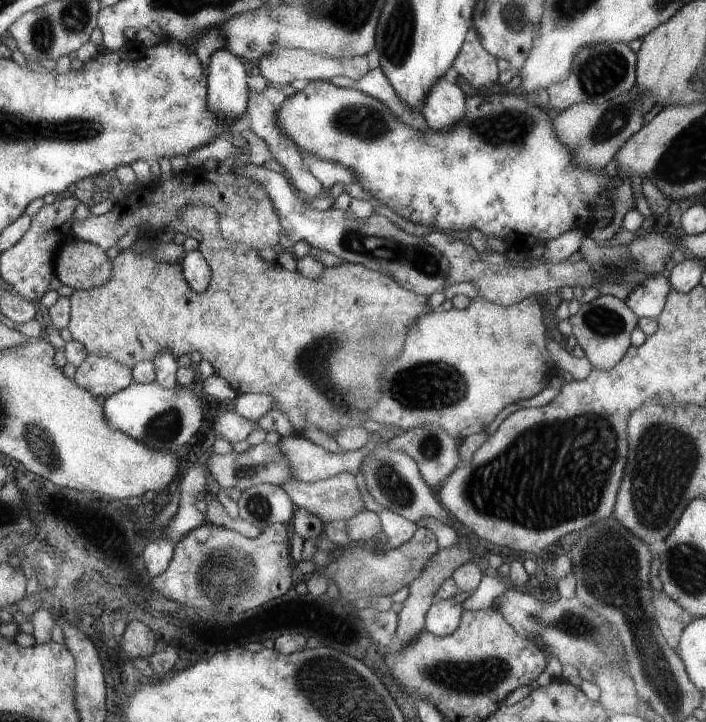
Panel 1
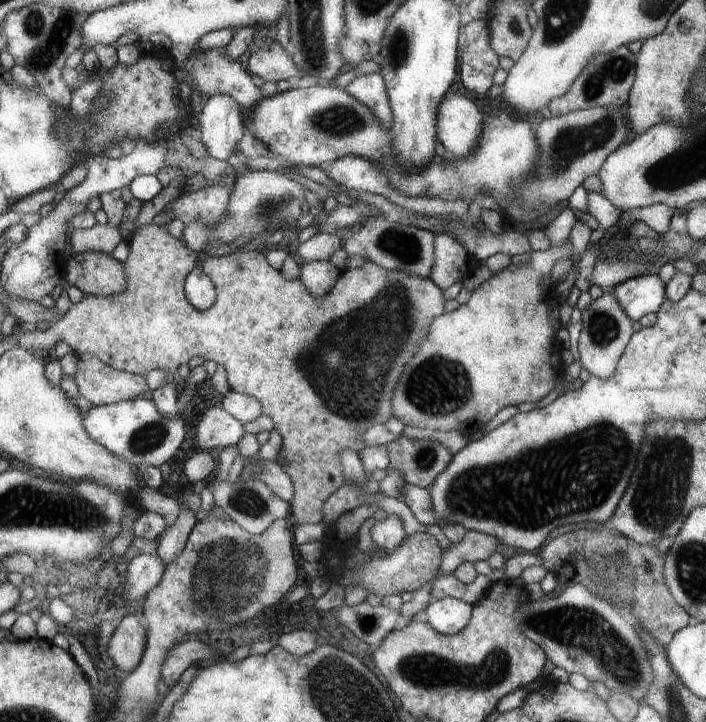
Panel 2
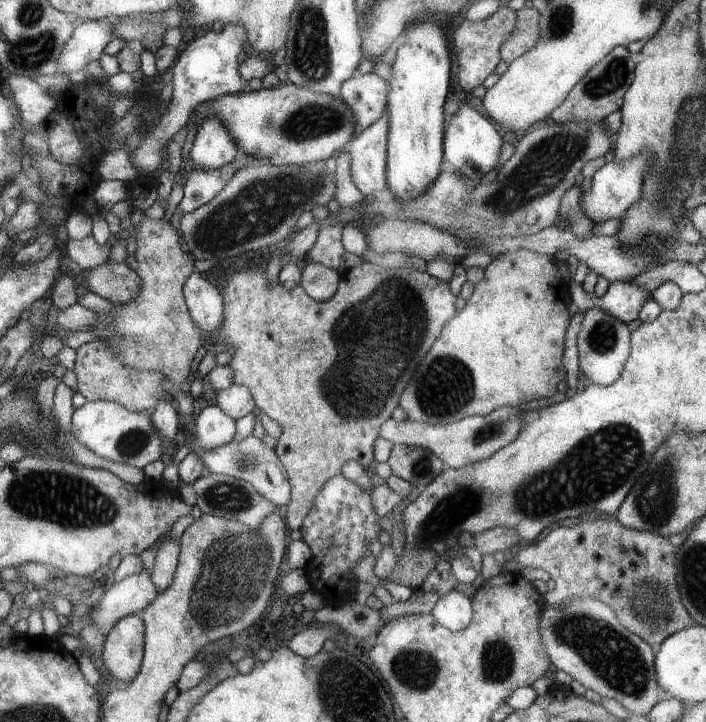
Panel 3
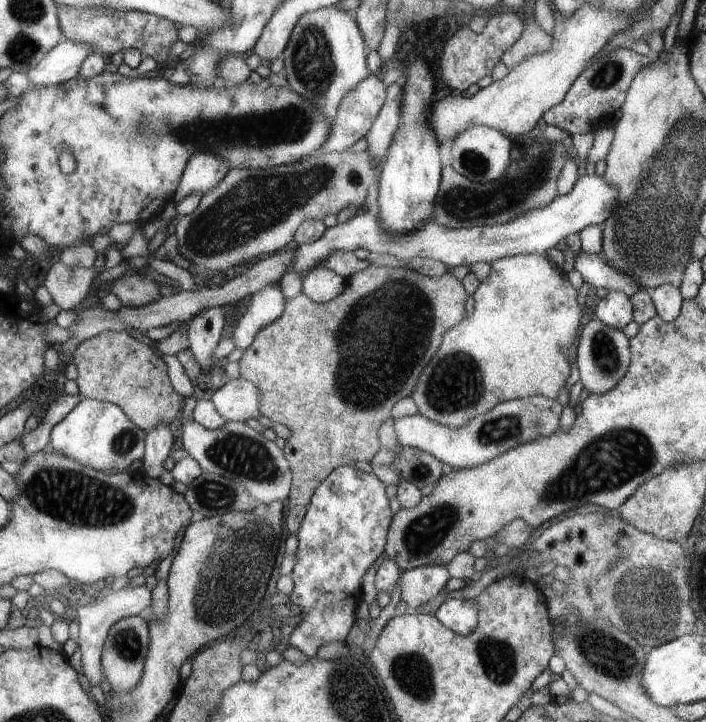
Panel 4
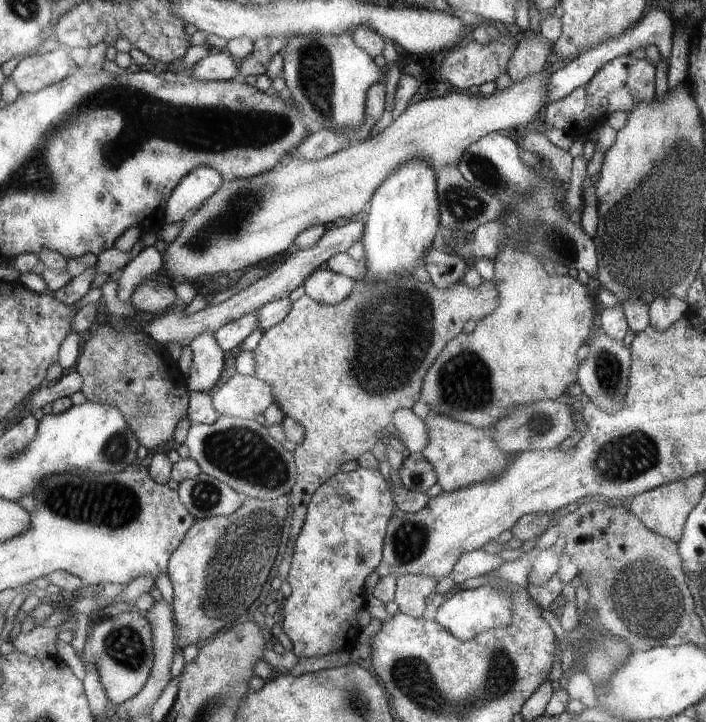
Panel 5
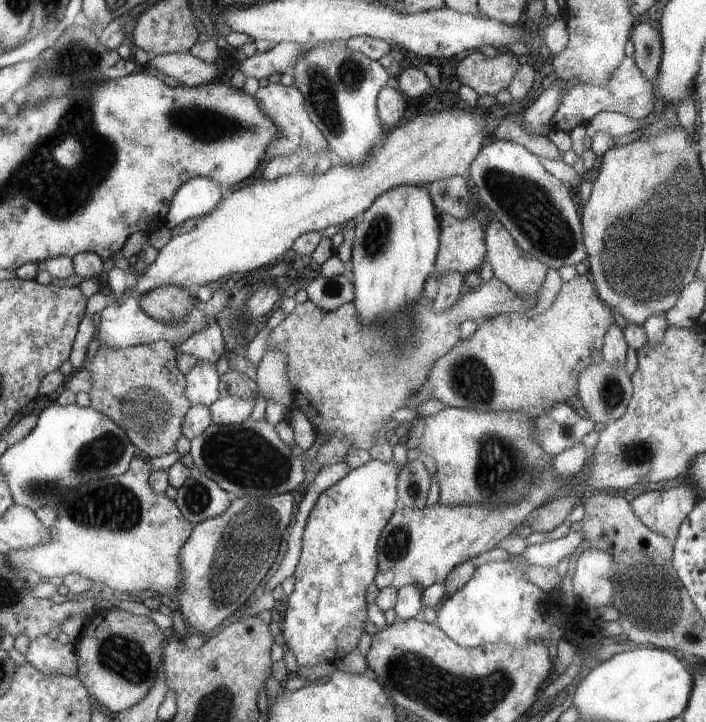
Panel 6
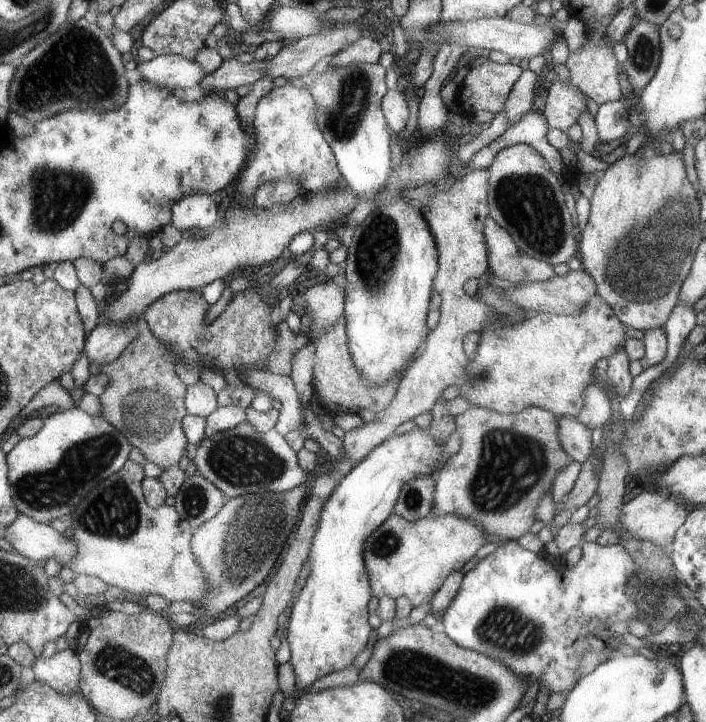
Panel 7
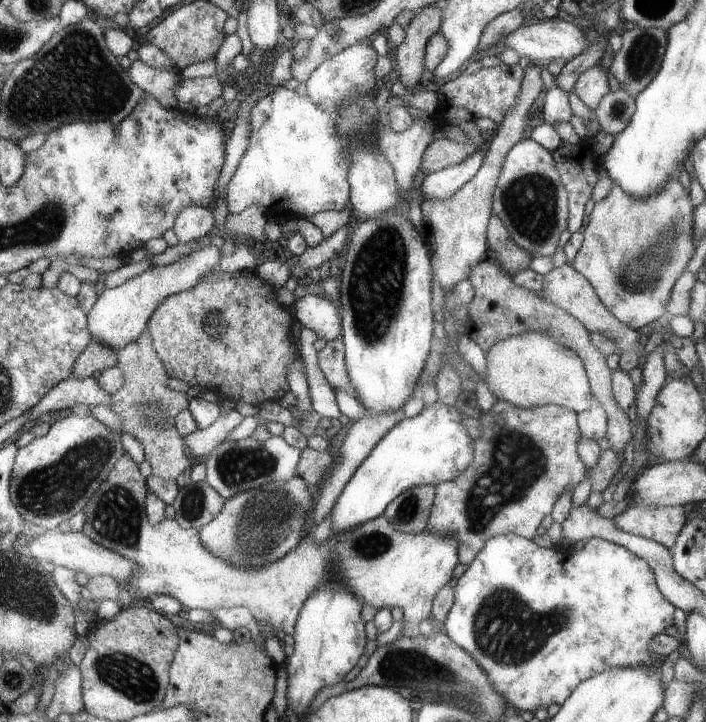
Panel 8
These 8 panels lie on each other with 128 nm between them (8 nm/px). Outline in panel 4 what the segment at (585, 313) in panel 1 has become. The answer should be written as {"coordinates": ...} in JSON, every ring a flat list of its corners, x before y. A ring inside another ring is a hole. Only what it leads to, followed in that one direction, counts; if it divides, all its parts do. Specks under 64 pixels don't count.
{"coordinates":[[596,318,588,319,579,333,579,344,576,345,577,372,582,388,591,394,605,394,617,386,630,366,630,343,621,330,603,324]]}

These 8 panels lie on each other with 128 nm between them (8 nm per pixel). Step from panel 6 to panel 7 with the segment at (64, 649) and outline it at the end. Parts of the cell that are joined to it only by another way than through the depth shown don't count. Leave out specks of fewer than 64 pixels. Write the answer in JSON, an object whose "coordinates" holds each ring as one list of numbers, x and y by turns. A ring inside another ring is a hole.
{"coordinates":[[66,648,60,652,53,653,50,658,38,655,35,657,32,670,37,672,37,680,43,684,52,686,65,694,79,694,82,690,82,662,76,649]]}

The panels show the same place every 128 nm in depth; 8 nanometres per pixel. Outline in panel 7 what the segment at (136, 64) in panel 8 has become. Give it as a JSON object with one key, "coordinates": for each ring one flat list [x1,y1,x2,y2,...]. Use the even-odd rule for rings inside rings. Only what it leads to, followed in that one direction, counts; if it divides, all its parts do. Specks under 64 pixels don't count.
{"coordinates":[[172,54,154,55,151,60,139,62,137,68,141,79,159,88,167,88,168,93,176,88,191,88,206,75,197,61]]}

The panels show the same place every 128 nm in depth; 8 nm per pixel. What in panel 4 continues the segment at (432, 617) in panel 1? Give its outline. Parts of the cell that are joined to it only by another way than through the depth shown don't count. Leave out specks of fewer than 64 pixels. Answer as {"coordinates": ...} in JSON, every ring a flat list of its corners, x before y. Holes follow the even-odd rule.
{"coordinates":[[447,597,433,614,451,632,467,636,478,624,478,602,473,598]]}

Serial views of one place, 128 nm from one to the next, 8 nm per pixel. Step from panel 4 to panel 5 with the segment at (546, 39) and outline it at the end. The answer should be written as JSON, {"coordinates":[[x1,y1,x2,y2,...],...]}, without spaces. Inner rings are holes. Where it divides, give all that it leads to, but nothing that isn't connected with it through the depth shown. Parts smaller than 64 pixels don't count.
{"coordinates":[[523,38,516,43,515,52,507,60,506,73,512,82,519,82,525,76,539,74,543,64,548,61,549,52,552,52,552,42,544,40,541,42,536,38]]}

